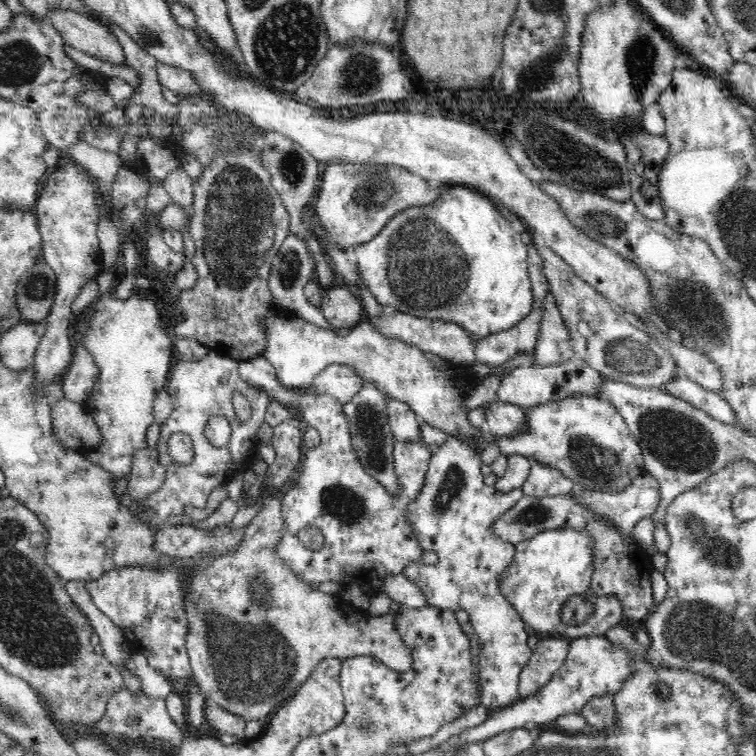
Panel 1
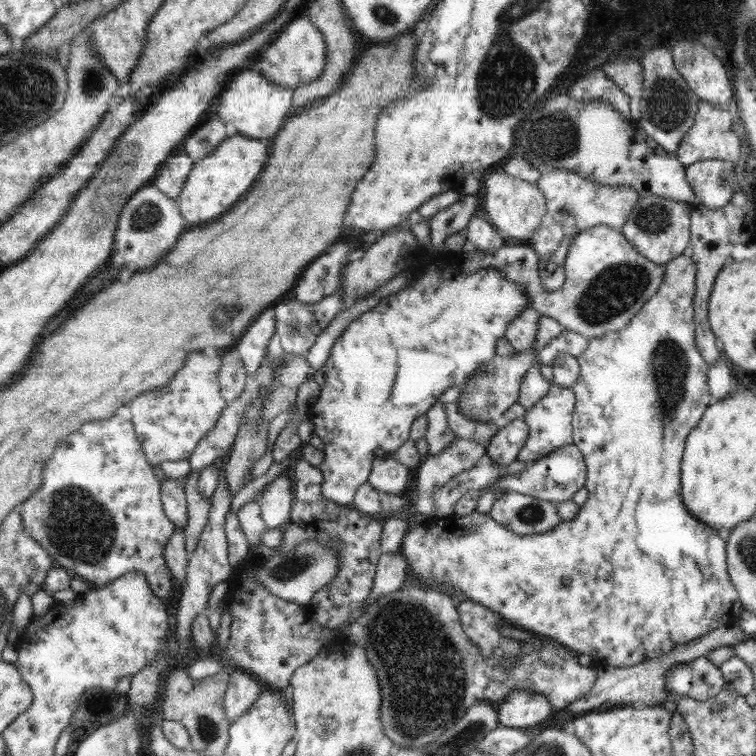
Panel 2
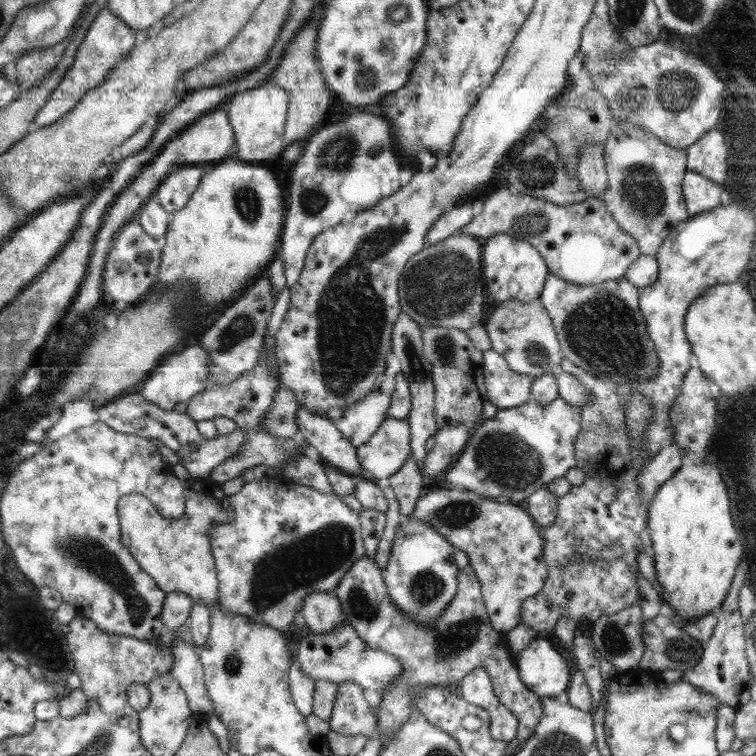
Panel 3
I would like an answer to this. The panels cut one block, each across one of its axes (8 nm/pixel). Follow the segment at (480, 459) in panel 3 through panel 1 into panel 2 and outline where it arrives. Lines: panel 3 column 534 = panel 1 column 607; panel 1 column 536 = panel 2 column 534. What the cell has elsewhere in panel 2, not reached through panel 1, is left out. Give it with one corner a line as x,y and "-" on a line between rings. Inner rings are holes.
552,383
550,391
540,400
536,402
533,408
526,410
524,421
528,425
530,434
525,445
519,450
518,461
536,461
554,453
556,449
562,446
568,446
573,443
573,427
572,418
574,415
576,398
571,388
566,388
556,383

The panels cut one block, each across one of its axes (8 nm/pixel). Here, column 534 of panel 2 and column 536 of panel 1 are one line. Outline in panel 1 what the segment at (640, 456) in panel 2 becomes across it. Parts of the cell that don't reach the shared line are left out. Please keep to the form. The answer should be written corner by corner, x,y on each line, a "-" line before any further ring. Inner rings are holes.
546,530
516,545
514,562
500,578
500,591
518,611
529,631
572,640
586,635
604,635
620,624
622,601
614,595
599,596
595,611
581,625
567,625
560,619
560,608
575,594
588,591
594,574
594,538
580,530

